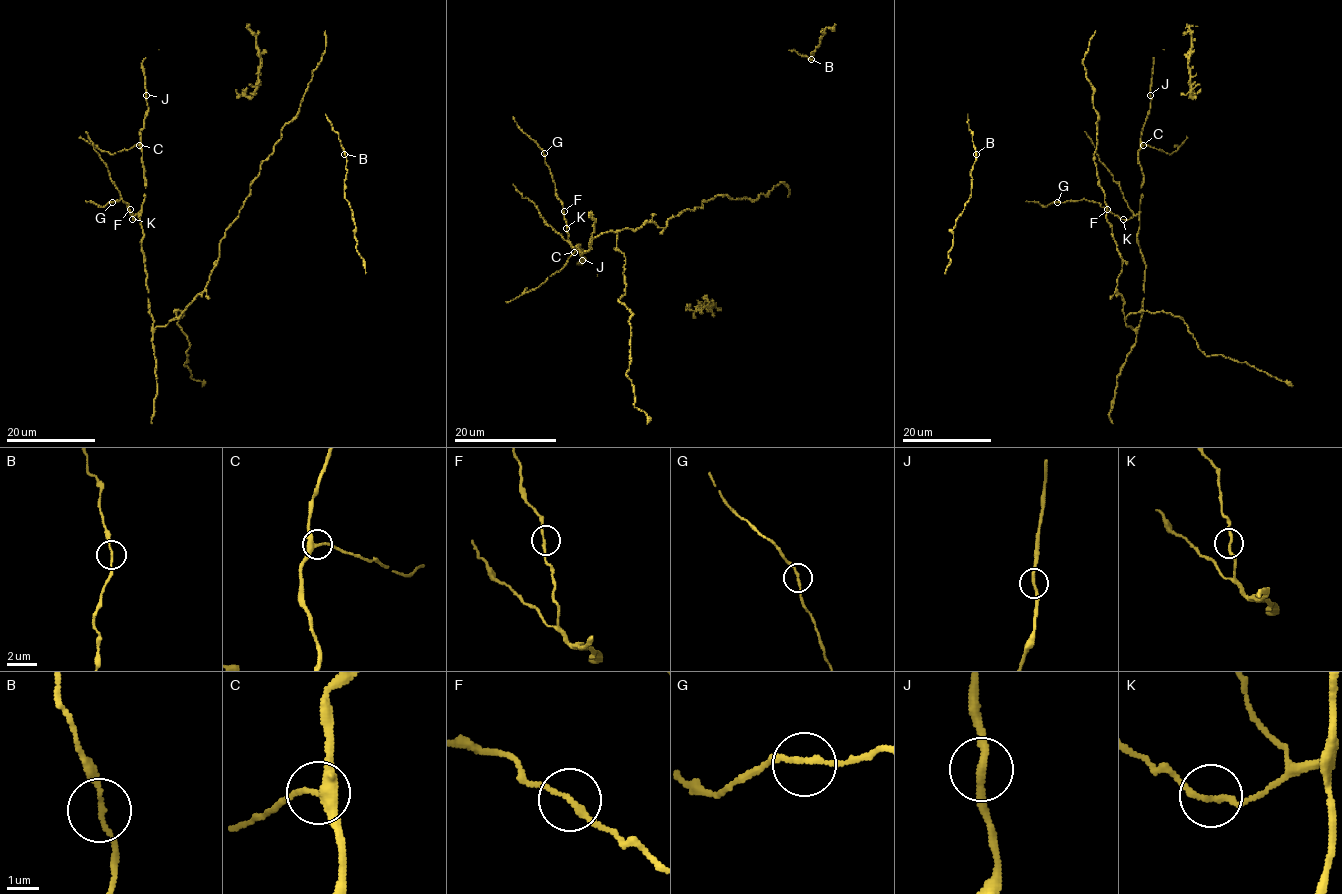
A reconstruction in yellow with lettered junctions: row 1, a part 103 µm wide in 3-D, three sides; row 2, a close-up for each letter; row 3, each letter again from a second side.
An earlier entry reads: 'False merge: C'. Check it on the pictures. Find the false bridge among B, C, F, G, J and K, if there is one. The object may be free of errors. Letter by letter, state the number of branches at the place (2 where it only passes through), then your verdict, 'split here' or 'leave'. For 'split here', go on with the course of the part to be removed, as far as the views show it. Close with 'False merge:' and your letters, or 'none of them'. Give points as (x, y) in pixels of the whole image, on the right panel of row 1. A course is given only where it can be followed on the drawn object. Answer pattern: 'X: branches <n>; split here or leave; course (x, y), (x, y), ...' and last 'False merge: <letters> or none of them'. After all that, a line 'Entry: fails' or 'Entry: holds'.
B: branches 2; leave
C: branches 3; leave
F: branches 2; leave
G: branches 2; leave
J: branches 2; leave
K: branches 2; leave
False merge: none of them
Entry: fails

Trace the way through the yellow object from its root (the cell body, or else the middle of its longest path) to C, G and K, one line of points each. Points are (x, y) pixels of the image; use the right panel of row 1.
C: (1117, 291), (1125, 323), (1135, 329), (1144, 298), (1145, 265), (1137, 239), (1143, 145)
G: (1117, 291), (1125, 323), (1135, 329), (1144, 298), (1140, 217), (1120, 219), (1084, 199), (1057, 202)
K: (1117, 291), (1124, 302), (1125, 323), (1135, 329), (1143, 312), (1145, 265), (1137, 239), (1140, 217), (1123, 219)

